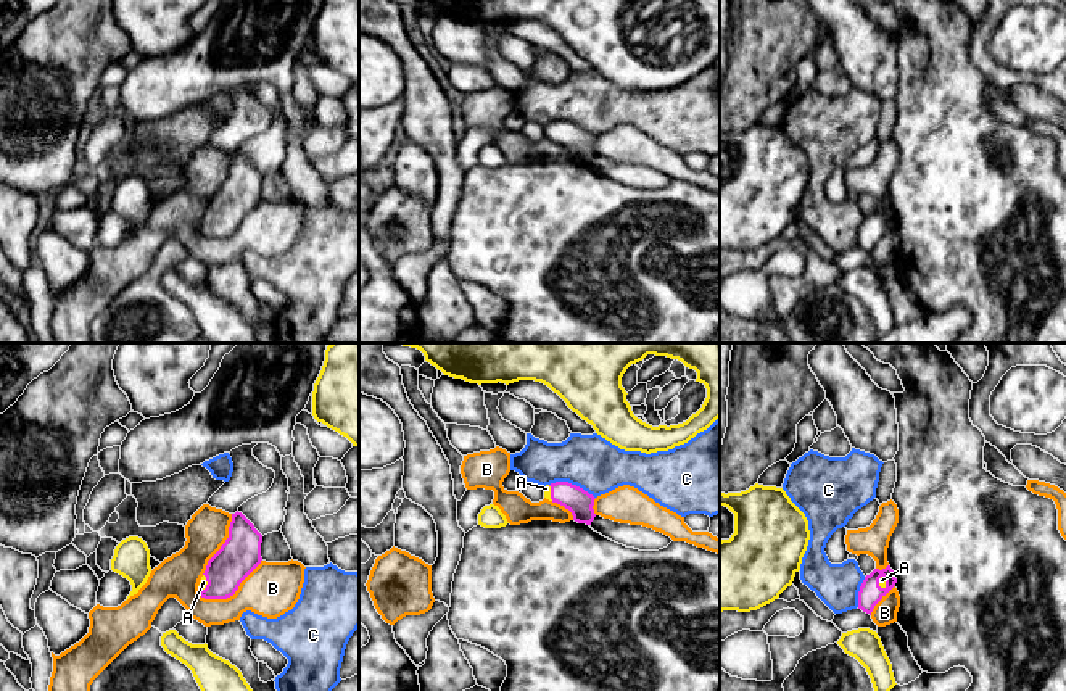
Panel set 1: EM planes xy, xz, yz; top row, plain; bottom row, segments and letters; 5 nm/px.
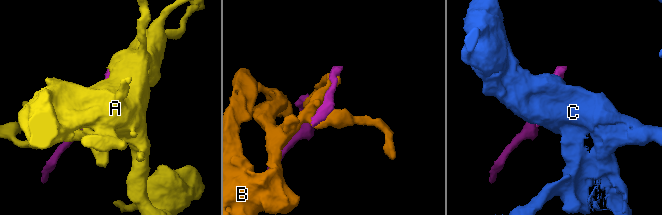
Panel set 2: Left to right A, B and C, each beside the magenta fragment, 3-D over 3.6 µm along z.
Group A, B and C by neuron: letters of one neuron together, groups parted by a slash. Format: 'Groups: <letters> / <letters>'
Groups: A / B / C

